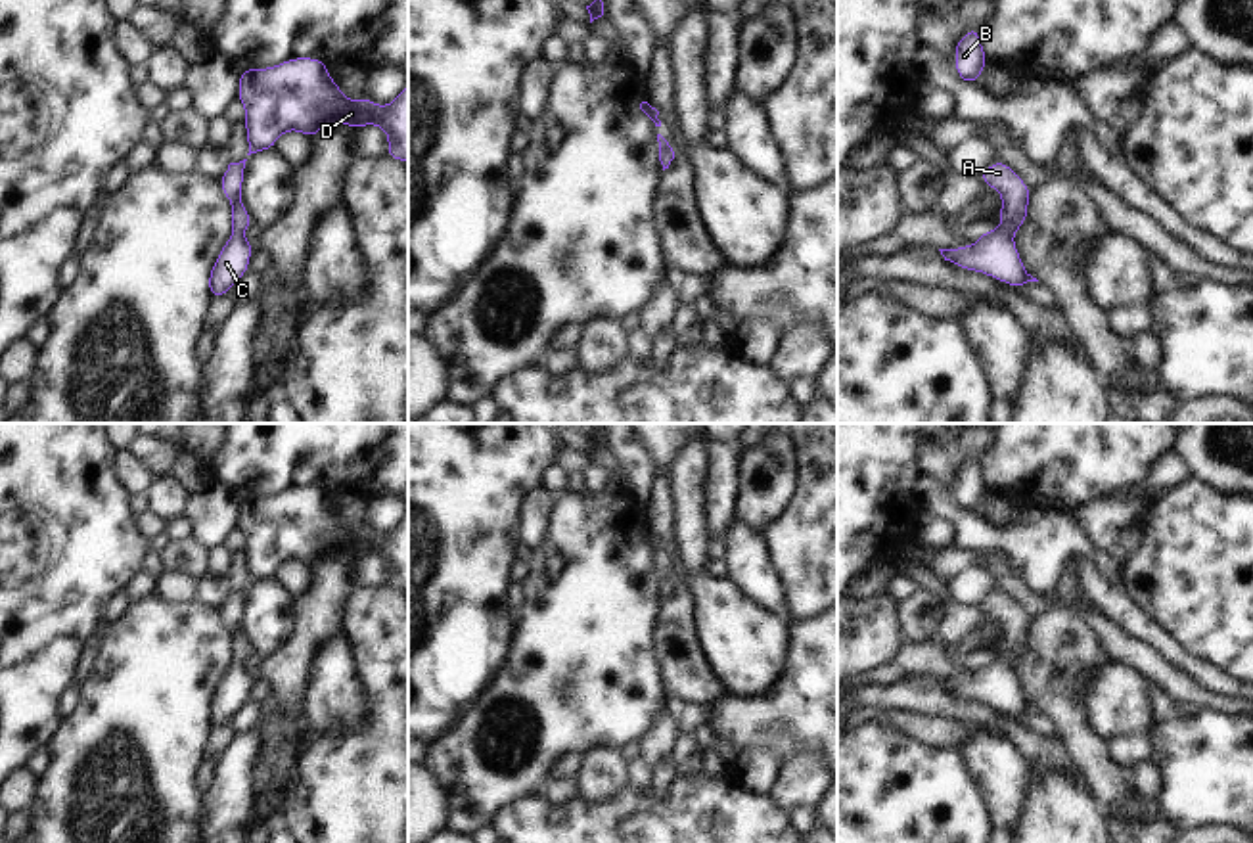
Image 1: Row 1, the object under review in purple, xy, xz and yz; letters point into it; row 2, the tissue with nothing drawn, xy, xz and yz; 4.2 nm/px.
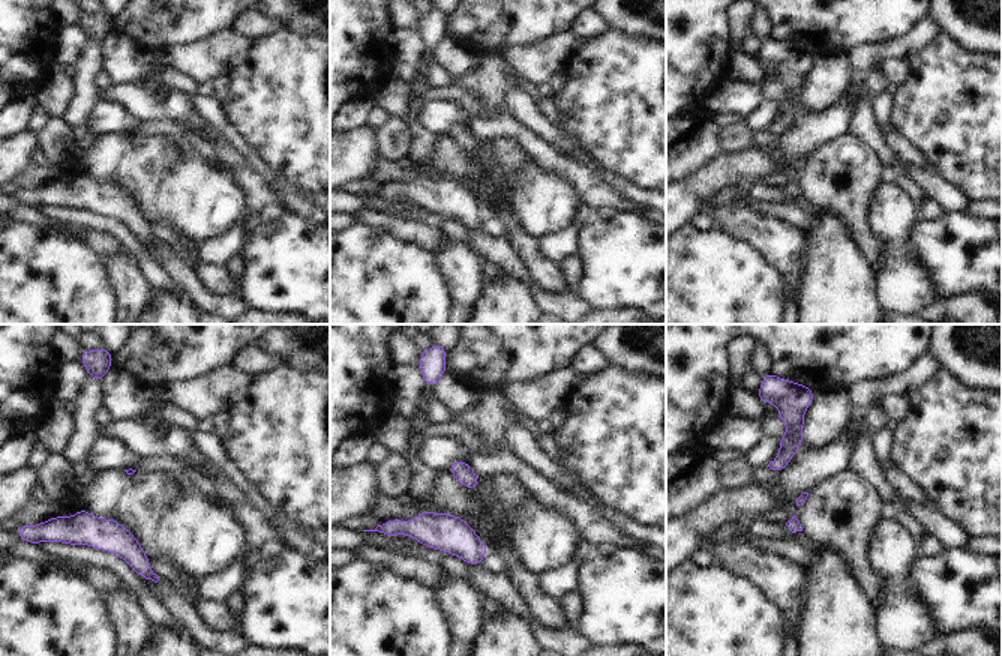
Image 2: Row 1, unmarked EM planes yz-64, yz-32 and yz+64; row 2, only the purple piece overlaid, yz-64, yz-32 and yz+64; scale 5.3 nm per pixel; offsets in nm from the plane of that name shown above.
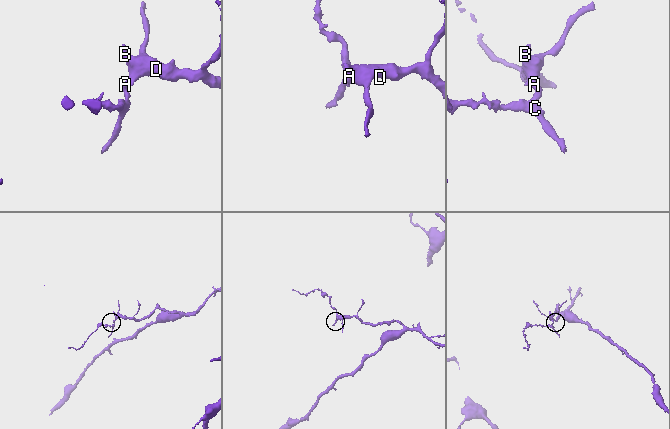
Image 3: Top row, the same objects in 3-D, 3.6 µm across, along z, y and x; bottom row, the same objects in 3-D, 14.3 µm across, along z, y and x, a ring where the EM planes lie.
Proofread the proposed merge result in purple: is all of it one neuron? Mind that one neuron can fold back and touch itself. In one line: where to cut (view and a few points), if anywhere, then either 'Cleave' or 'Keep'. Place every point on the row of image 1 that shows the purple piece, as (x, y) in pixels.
No split. Keep

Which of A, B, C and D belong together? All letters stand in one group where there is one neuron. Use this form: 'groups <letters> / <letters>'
groups A B C D

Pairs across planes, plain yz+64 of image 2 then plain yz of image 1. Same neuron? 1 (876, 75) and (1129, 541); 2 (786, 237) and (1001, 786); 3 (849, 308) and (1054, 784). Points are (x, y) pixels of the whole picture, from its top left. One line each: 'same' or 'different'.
1: different
2: same
3: same

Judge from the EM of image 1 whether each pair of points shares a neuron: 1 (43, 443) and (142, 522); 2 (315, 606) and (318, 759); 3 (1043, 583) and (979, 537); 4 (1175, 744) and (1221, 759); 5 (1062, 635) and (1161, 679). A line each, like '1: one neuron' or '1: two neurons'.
1: two neurons
2: two neurons
3: one neuron
4: one neuron
5: two neurons

